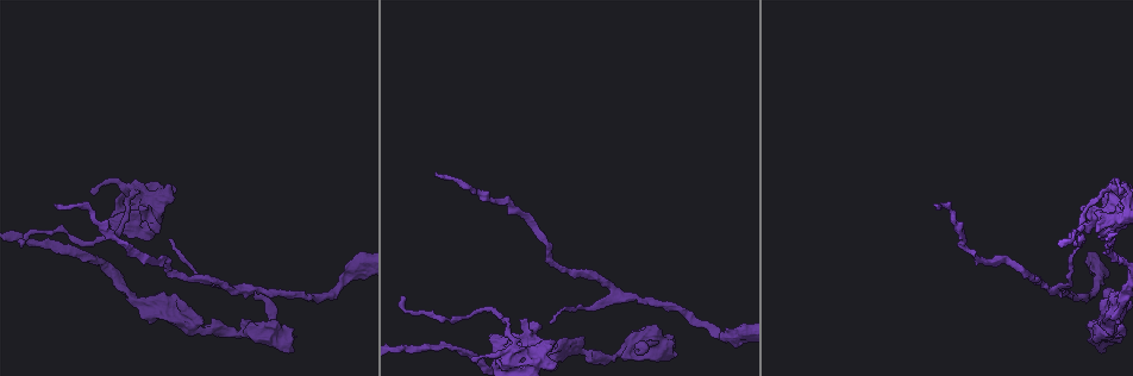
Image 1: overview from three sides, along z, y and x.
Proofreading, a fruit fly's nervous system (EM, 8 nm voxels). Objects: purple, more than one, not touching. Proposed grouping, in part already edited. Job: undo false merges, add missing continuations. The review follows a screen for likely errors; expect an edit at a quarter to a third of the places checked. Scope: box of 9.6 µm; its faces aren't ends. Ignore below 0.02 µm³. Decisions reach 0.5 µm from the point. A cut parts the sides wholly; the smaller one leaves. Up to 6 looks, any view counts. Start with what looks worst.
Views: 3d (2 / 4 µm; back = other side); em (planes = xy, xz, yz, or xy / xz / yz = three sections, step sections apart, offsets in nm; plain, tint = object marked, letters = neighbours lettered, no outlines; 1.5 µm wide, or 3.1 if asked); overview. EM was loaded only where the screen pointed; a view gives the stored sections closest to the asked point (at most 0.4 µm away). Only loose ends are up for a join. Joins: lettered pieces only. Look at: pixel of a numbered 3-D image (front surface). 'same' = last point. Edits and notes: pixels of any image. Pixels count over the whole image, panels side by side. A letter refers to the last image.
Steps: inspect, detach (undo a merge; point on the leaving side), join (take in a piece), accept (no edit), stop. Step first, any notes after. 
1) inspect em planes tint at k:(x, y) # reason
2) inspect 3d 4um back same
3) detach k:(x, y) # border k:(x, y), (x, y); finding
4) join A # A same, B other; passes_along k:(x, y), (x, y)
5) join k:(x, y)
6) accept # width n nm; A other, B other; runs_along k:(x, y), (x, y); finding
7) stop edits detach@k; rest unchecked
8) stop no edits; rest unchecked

inspect 3d 4um at 1:(933, 203) # tapers out

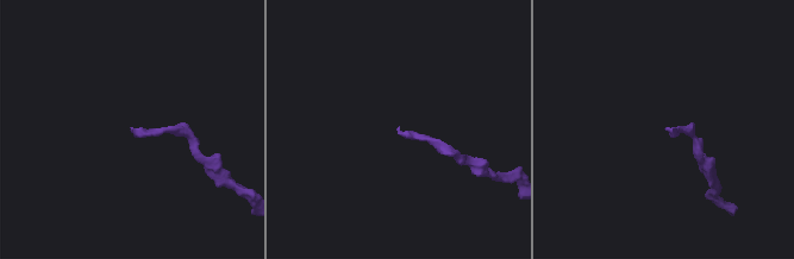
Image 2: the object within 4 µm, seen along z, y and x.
inspect em planes letters at 2:(667, 127) # shape alone is not enough

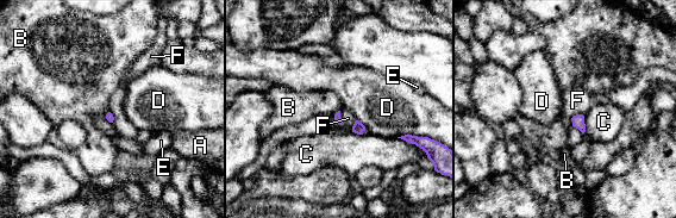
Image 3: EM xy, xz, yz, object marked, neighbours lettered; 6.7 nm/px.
accept # A other, B other, C other, D other, E other, F other; border 3:(582, 113), (571, 118), (571, 125); no lettered piece goes on from it

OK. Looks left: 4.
inspect 3d 2um at 1:(676, 353) # thick end

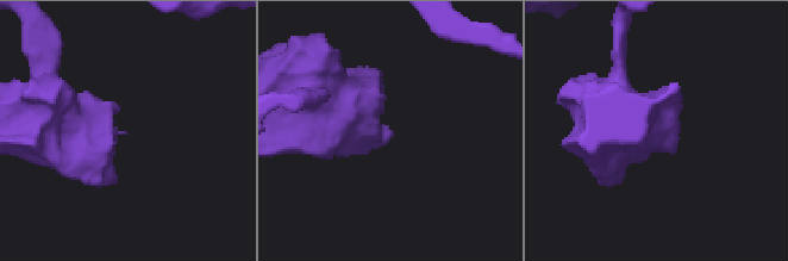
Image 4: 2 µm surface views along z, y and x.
inspect em planes plain at 4:(126, 133) # shape alone is not enough

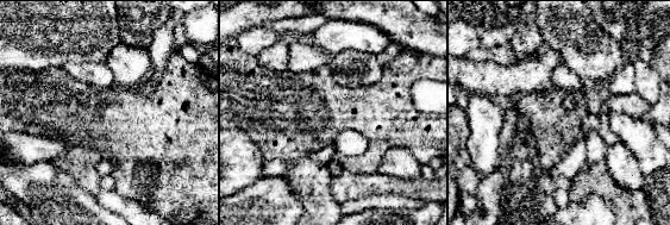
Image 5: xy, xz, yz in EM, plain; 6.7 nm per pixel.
inspect em planes letters same # what lies round it

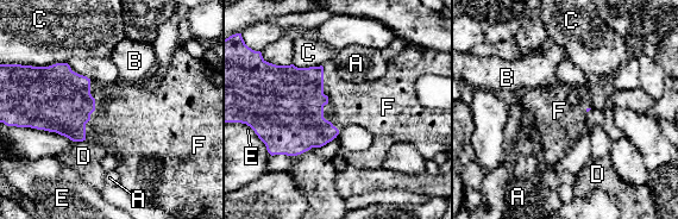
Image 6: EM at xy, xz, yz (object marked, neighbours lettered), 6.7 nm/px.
join F # A other, B other, C other, D other, E other, F same; passes_along 6:(290, 100), (327, 99), (363, 104); it goes on there

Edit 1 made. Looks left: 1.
inspect em planes letters at 1:(1059, 288) # branch point

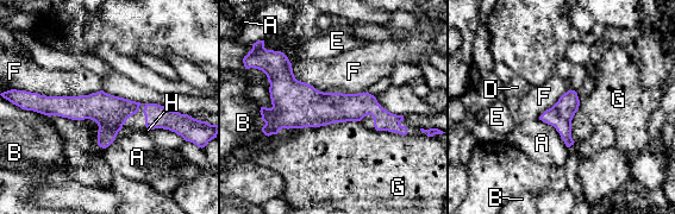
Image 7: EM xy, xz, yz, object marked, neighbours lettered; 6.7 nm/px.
accept # longest_contact F 700 nm; A other, B other, D other, E other, F other, G other, H other; all the same neuron

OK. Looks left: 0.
stop edits join@6; rest unchecked

